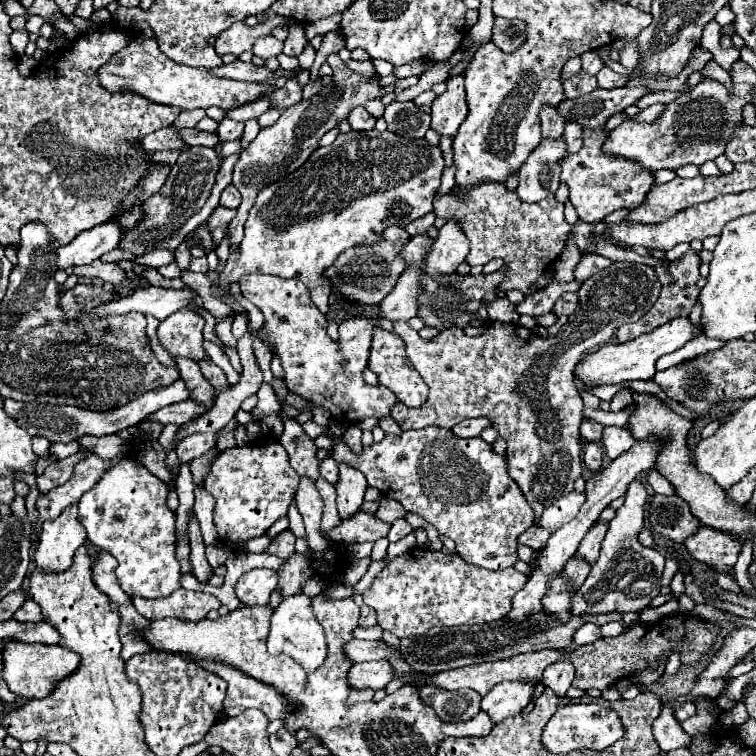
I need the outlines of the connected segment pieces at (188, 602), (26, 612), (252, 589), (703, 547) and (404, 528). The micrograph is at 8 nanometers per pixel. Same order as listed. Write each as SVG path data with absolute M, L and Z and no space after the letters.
M176 590L168 598L156 598L156 600L146 600L146 598L132 598L134 608L138 610L140 616L148 620L158 620L158 618L180 618L180 620L190 620L198 622L206 618L210 610L218 610L222 604L216 596L212 594L198 594L190 590Z
M28 598L24 602L24 606L14 612L14 620L20 620L20 622L40 622L42 618L44 616L40 612L40 606L32 598Z
M250 570L236 582L236 596L240 602L248 606L268 604L272 590L278 584L278 576L274 570Z
M702 526L696 536L686 540L686 548L698 562L714 566L720 572L730 572L742 550L742 540L730 532Z
M398 518L398 520L392 524L390 532L388 532L388 540L390 540L390 542L396 542L396 540L404 538L404 536L410 534L410 532L412 532L412 526L406 522L406 518Z

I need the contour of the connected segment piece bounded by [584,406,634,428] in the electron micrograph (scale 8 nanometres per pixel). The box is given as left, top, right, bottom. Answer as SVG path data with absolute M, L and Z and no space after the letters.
M626 406L622 408L620 412L602 412L602 410L590 410L586 408L584 410L584 416L588 416L590 420L596 420L604 426L620 426L620 428L628 428L628 420L632 416L632 406Z

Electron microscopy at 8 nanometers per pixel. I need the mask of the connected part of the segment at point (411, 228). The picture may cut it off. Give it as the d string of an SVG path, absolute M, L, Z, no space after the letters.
M430 212L430 214L422 216L420 220L416 220L416 222L410 222L410 224L406 226L406 232L408 232L410 236L426 234L426 230L428 230L428 228L434 224L434 220L436 220L436 214L434 214L434 212Z

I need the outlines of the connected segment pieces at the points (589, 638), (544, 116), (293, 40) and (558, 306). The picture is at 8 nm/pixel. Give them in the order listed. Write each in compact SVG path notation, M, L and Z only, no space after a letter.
M584 624L584 626L582 626L578 632L576 632L574 642L572 642L572 646L570 646L568 650L578 648L578 646L582 646L582 644L596 642L596 640L600 640L600 638L602 638L602 632L600 632L600 628L598 628L596 624Z
M542 108L540 110L542 122L542 136L550 140L558 140L564 134L564 118L556 112L556 108Z
M292 22L290 24L290 34L284 40L282 52L288 56L298 56L302 48L306 46L306 36L304 36L304 24L302 22Z
M564 294L554 304L554 312L558 316L572 316L576 312L576 308L578 308L578 296L576 294Z

